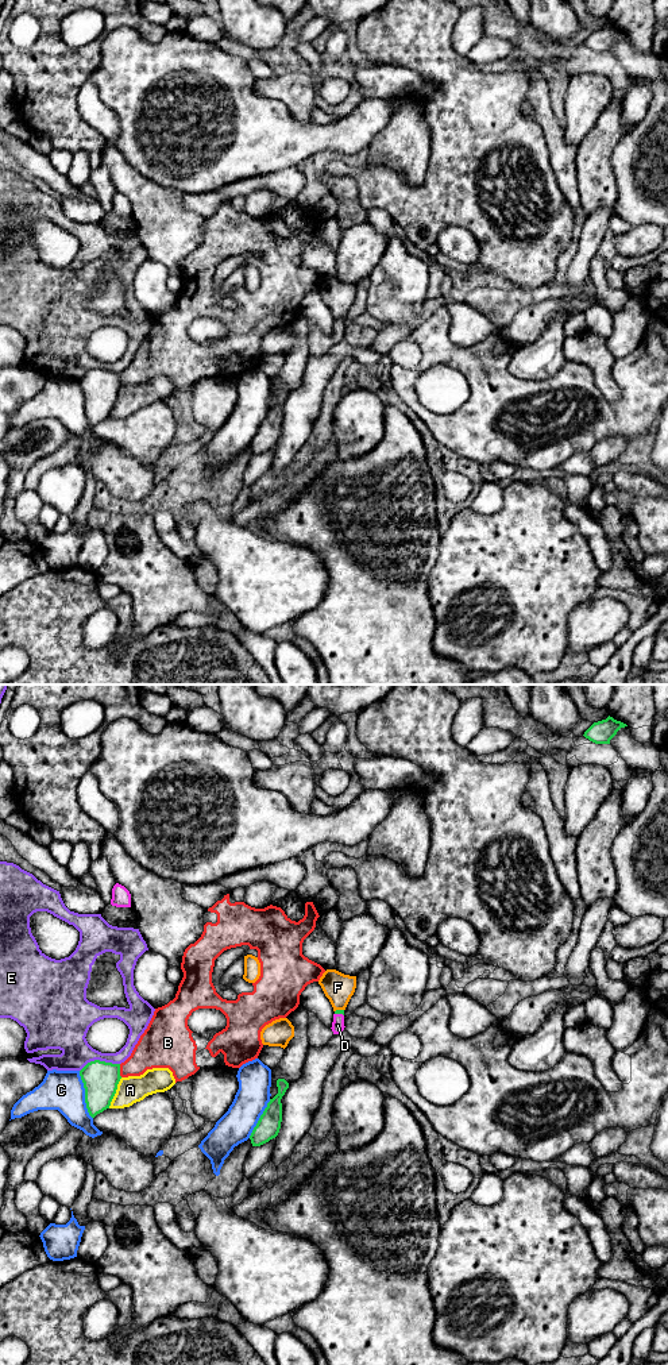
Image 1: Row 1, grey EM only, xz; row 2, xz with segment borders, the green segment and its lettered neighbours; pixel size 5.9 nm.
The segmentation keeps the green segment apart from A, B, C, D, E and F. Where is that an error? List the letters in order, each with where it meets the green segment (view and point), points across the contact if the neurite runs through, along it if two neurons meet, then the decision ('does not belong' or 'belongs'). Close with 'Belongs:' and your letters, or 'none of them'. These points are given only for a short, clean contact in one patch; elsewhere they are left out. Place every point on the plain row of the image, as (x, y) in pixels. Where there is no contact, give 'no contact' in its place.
A: contact xz (115, 401); does not belong
B: contact xz (119, 380); does not belong
C: contact xz (85, 404); does not belong
D: contact xz (339, 322); way xz (338, 320), (339, 322), (338, 334); belongs
E: contact xz (99, 369); does not belong
F: contact xz (339, 319); does not belong
Belongs: D

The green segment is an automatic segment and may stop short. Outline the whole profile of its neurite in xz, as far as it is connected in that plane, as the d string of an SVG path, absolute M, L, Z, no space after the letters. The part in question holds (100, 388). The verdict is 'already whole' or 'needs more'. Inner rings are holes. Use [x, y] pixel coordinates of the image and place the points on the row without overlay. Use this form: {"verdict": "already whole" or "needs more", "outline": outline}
{"verdict": "already whole", "outline": "M94 369L80 379L85 397L85 412L92 427L109 417L121 387L120 373Z"}

